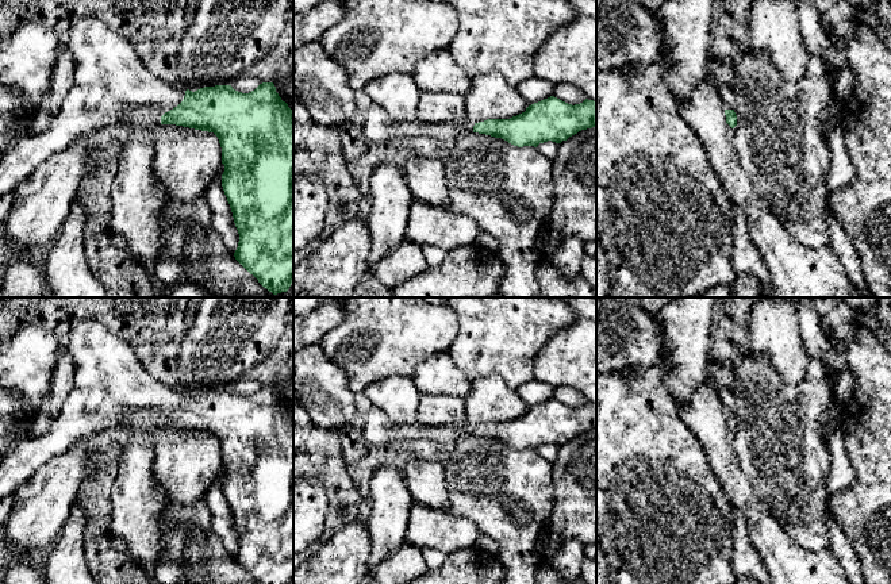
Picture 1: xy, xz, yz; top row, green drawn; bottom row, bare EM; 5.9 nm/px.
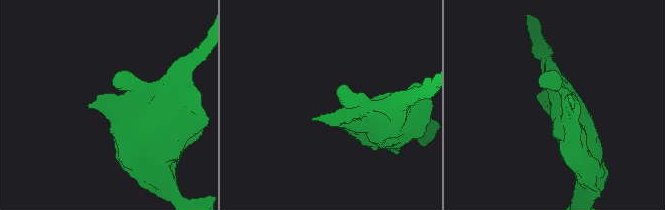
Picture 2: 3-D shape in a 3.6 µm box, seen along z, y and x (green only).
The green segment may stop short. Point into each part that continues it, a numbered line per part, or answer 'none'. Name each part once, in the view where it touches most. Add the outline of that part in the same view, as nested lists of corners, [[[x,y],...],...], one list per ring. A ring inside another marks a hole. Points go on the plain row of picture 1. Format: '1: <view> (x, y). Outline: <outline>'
1: xy (111, 387). Outline: [[[87,319],[78,322],[70,331],[68,350],[74,361],[72,391],[50,430],[41,437],[22,439],[0,462],[0,500],[12,496],[43,464],[66,452],[77,441],[119,424],[155,427],[157,420],[177,410],[185,399],[185,392],[181,388],[162,385],[149,376],[137,357],[137,350],[119,333],[111,330],[100,320]]]

